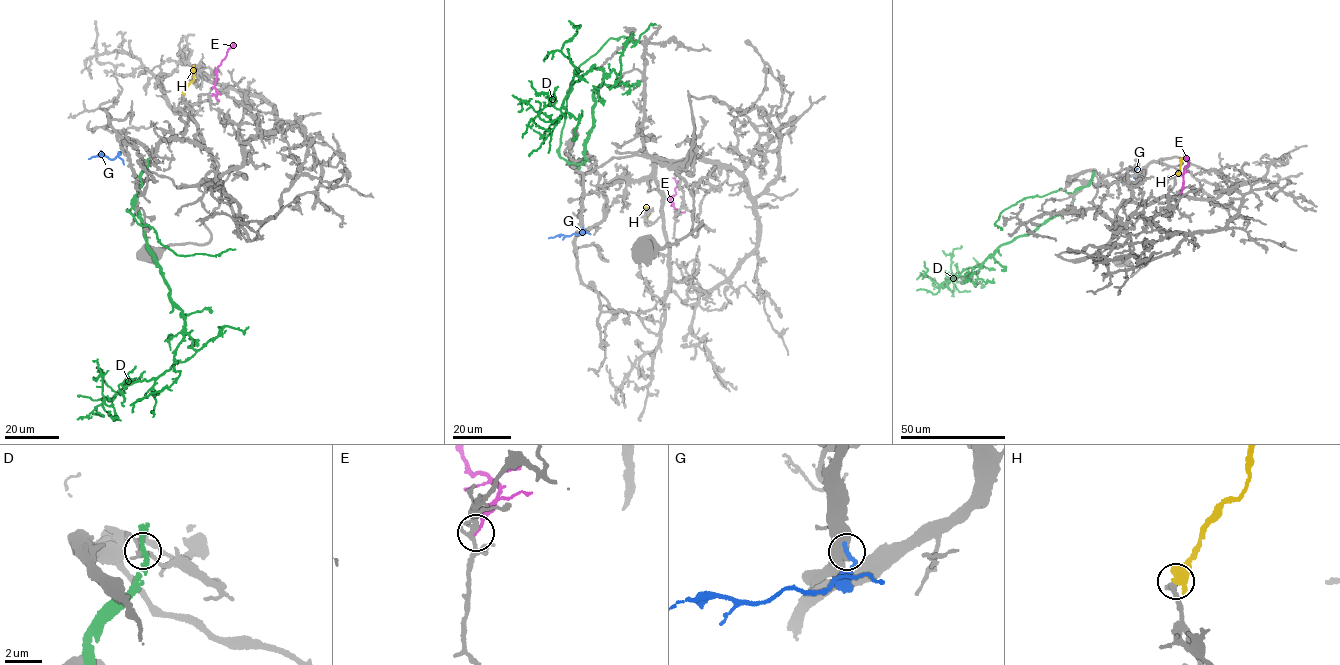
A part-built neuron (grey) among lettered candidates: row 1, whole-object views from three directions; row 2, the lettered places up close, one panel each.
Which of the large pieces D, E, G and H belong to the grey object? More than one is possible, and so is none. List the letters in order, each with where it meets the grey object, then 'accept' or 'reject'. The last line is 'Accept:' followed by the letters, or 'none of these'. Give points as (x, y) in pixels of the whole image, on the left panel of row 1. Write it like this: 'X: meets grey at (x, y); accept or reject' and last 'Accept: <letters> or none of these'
D: meets grey at (147, 162); reject
E: meets grey at (209, 96); reject
G: meets grey at (122, 150); reject
H: meets grey at (183, 94); reject
Accept: none of these

